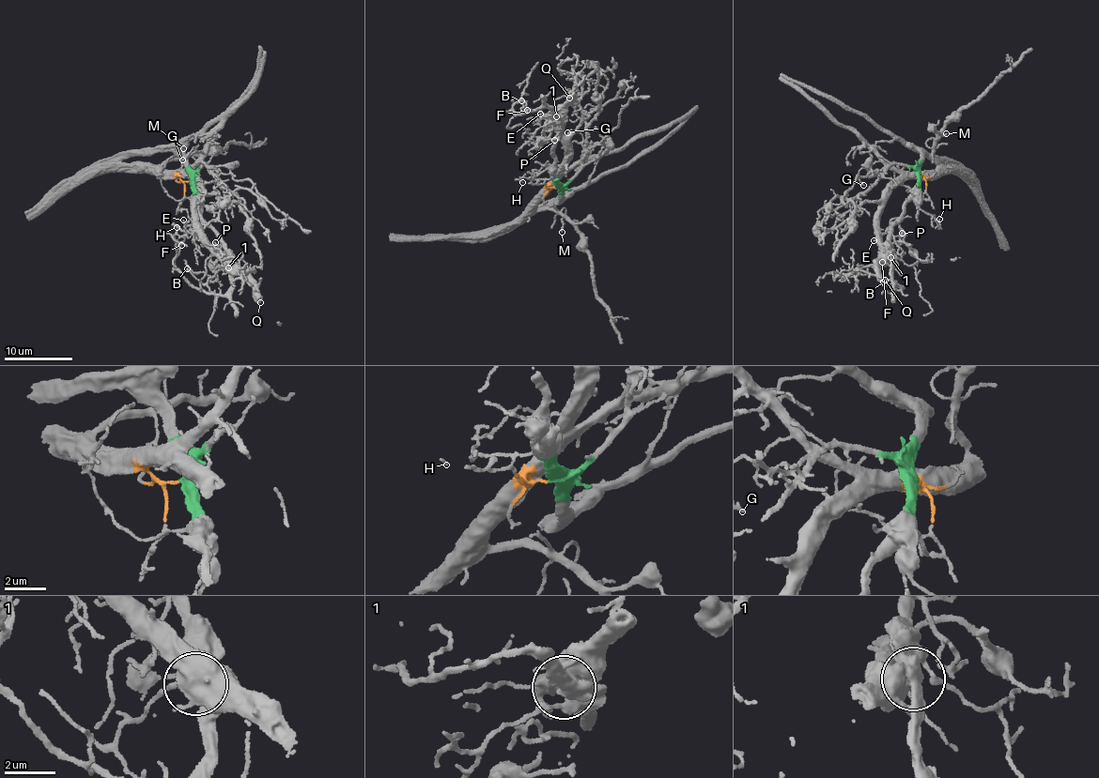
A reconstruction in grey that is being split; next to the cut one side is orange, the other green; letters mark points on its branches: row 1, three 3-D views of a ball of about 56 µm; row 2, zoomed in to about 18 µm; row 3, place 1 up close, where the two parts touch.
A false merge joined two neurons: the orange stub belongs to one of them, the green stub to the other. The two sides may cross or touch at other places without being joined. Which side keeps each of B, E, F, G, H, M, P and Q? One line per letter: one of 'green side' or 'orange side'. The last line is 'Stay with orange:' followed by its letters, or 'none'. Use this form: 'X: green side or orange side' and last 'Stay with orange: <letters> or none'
B: green side
E: orange side
F: green side
G: orange side
H: green side
M: orange side
P: green side
Q: orange side
Stay with orange: E, G, M, Q

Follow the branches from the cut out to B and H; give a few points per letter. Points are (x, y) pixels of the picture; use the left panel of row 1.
B: (189, 181), (200, 220), (222, 244), (230, 270), (230, 286), (224, 295), (205, 293), (187, 269)
H: (189, 181), (198, 215), (190, 230), (183, 235), (177, 234), (177, 227)

